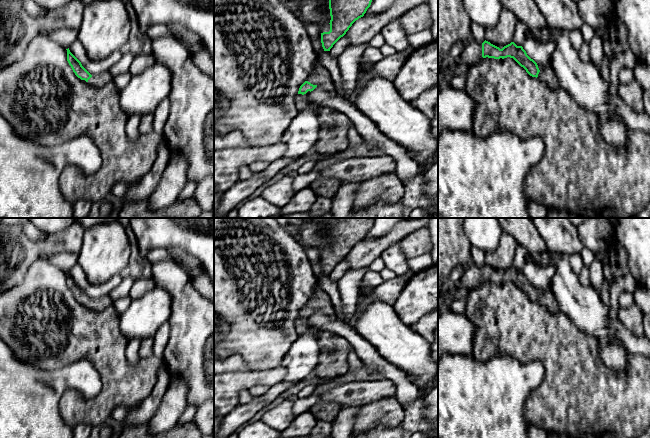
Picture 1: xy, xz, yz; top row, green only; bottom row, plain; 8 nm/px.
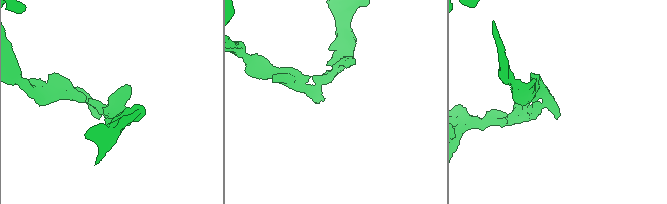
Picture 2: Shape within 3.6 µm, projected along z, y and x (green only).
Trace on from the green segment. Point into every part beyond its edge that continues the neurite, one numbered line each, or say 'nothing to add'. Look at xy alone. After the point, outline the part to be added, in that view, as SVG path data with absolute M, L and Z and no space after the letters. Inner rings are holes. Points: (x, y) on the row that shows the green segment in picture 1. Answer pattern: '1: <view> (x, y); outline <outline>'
1: xy (98, 81); outline M105 72L103 75L92 75L92 77L86 83L89 84L92 87L101 88L111 81L113 81L112 75L109 72ZM82 80L82 81L86 82L85 80Z

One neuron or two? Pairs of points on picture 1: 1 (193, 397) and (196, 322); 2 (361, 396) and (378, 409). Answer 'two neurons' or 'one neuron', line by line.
1: one neuron
2: two neurons

